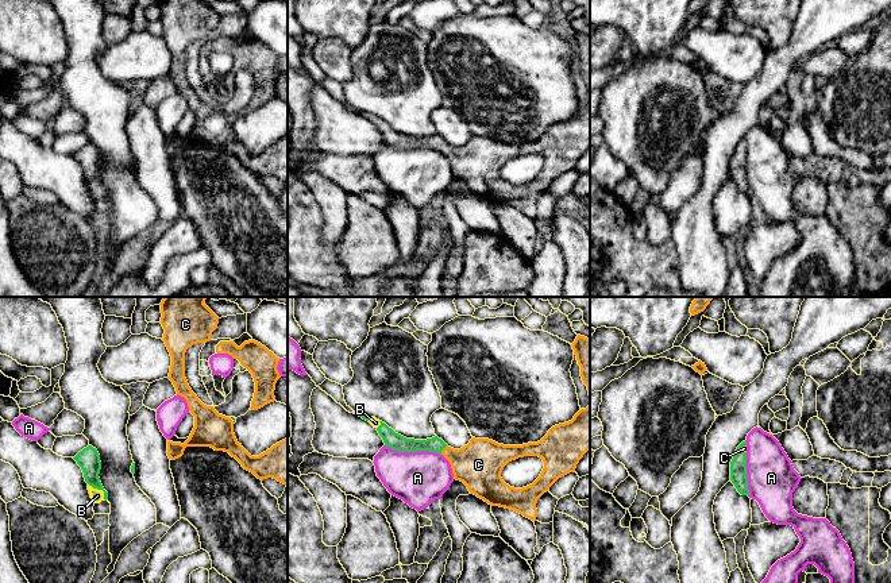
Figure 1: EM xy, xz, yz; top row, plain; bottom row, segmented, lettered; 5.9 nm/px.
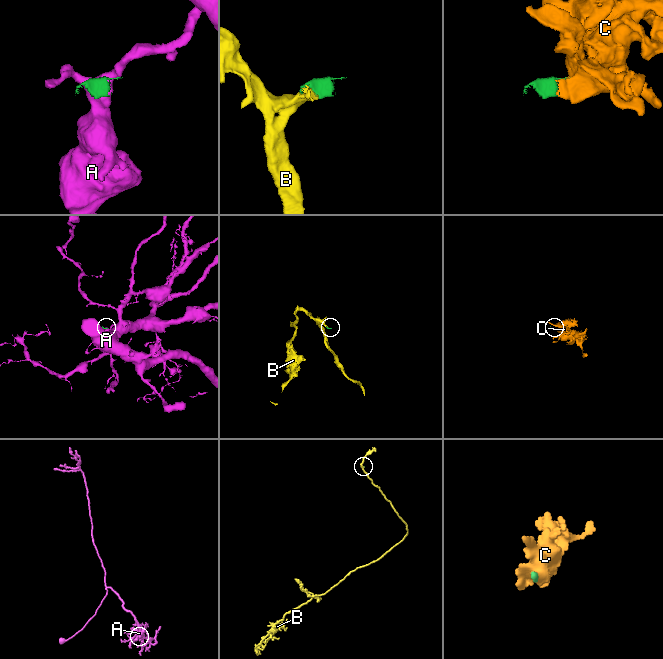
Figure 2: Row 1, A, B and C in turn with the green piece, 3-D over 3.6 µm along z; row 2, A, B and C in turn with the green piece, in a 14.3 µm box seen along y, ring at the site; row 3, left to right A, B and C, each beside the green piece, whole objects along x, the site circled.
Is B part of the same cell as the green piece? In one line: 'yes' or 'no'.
yes

